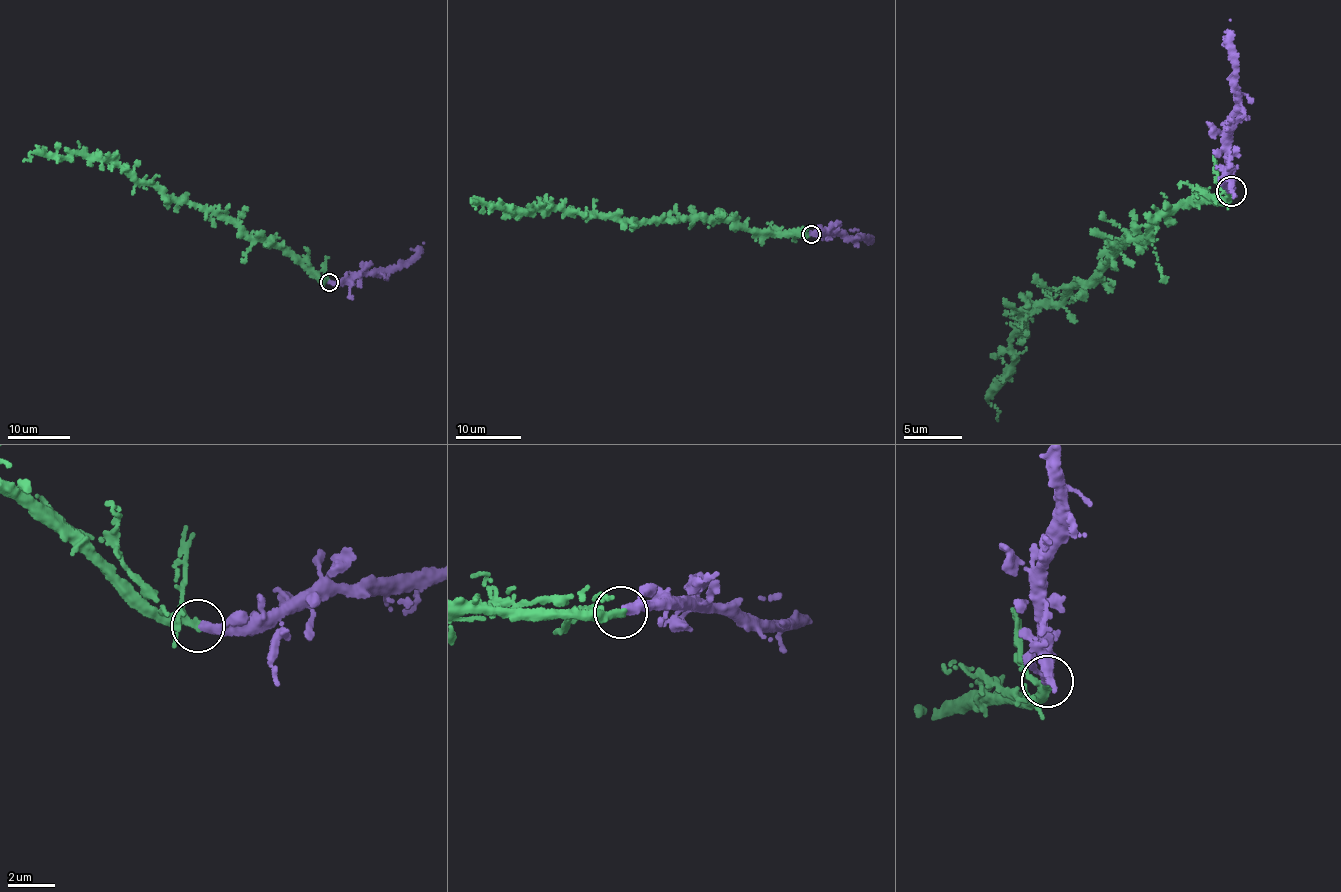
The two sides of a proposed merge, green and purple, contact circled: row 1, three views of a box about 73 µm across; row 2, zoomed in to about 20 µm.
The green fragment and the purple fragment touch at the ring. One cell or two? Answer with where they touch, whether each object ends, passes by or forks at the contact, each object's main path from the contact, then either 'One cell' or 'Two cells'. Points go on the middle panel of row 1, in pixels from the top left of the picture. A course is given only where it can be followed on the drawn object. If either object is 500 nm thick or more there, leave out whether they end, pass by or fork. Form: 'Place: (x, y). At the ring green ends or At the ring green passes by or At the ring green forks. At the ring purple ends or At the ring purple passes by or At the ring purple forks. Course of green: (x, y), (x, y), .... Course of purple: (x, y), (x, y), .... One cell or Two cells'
Place: (811, 234). At the ring green passes by. At the ring purple ends. Course of green: (811, 234), (759, 232), (719, 216), (634, 222), (559, 208), (520, 210), (473, 199), (475, 202), (471, 201). Course of purple: (811, 234), (831, 233), (856, 238), (868, 237), (869, 244). One cell

